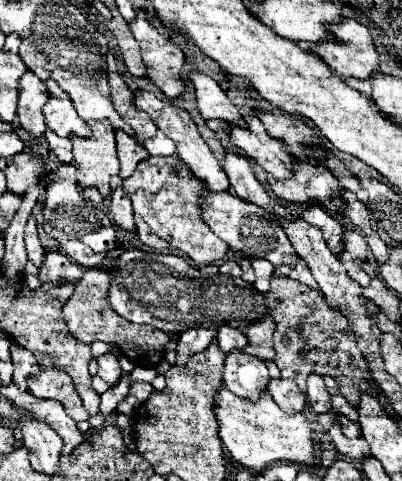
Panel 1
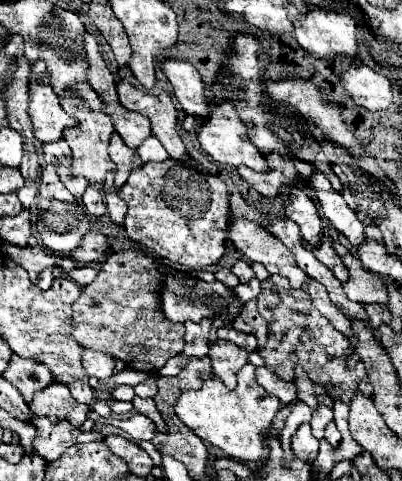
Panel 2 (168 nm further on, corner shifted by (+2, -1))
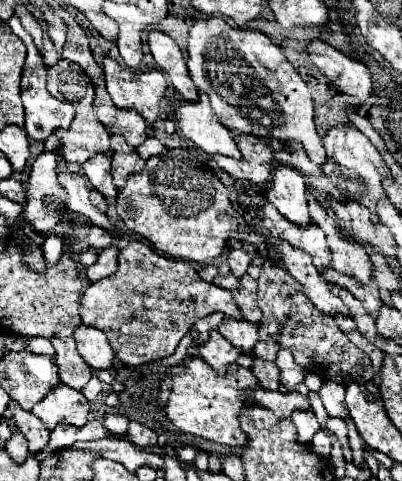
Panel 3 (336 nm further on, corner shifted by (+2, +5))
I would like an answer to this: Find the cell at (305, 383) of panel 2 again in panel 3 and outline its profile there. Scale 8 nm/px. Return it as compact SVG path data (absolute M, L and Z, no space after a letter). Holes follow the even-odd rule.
M287 348L277 350L275 364L277 364L277 368L279 368L279 378L281 378L283 386L285 386L289 392L293 392L295 386L297 386L299 382L303 382L305 370L293 360L291 350L287 350Z

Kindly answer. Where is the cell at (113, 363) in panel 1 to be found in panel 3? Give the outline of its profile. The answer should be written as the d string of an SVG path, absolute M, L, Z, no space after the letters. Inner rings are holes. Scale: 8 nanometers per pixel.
M81 322L73 336L77 340L77 352L93 370L109 370L111 368L115 354L107 342L107 336L101 330Z

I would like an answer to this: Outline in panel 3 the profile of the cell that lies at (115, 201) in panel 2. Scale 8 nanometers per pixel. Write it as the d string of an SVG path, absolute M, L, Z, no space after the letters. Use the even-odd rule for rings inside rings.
M95 154L91 156L81 168L85 168L85 176L89 180L89 184L93 184L95 190L103 192L105 186L113 186L111 184L111 176L109 176L109 166L111 166L111 158L105 154Z

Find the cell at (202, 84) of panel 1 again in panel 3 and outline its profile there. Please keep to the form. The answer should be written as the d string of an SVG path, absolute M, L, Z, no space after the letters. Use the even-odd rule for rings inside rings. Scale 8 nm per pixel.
M151 30L147 36L147 44L149 50L157 62L157 68L169 76L173 88L189 102L195 102L197 96L197 88L193 84L193 80L189 78L187 66L185 66L185 58L181 48L165 34L159 30Z

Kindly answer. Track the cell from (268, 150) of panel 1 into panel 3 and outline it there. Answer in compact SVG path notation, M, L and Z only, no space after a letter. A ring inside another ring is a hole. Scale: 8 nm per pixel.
M199 92L197 102L181 102L173 114L181 134L195 142L203 152L231 158L241 156L241 152L237 152L237 144L233 142L233 134L217 120L205 92Z

